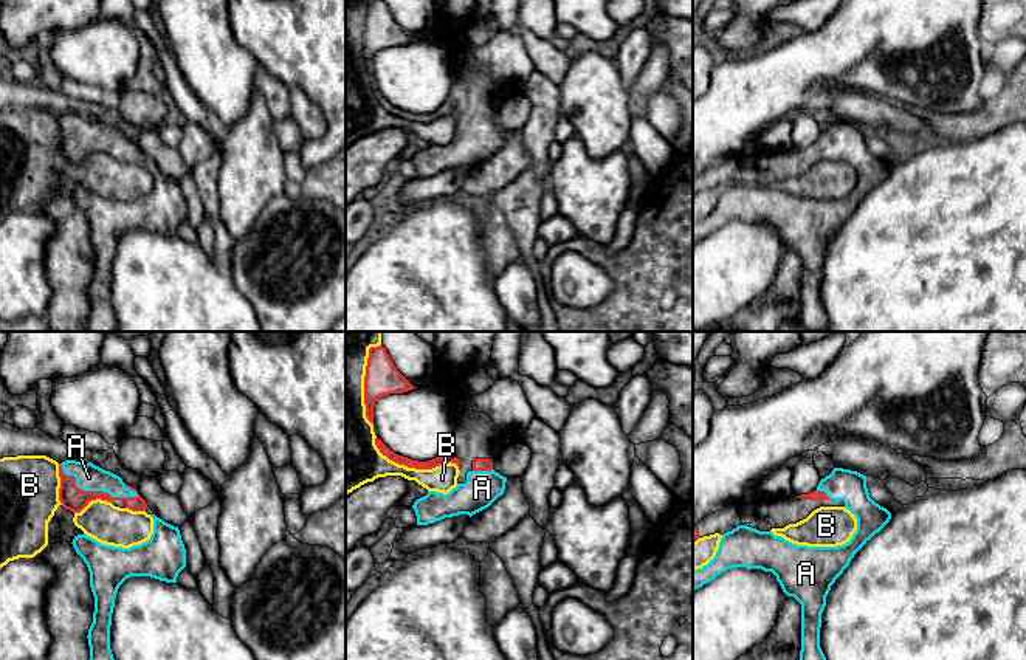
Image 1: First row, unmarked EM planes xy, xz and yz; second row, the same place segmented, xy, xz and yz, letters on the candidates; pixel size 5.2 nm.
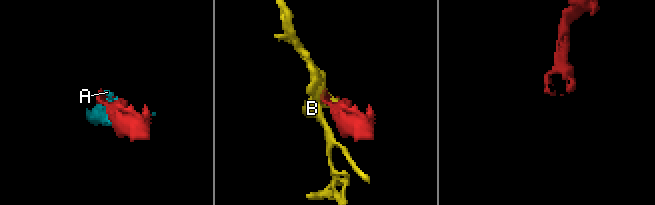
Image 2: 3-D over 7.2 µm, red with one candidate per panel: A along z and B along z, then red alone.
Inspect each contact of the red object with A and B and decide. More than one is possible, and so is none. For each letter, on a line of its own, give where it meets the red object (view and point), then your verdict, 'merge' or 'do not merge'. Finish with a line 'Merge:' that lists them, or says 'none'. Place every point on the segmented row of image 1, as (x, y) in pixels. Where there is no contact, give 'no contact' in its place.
A: xy (95, 491) | merge
B: xz (413, 467) | do not merge
Merge: A

